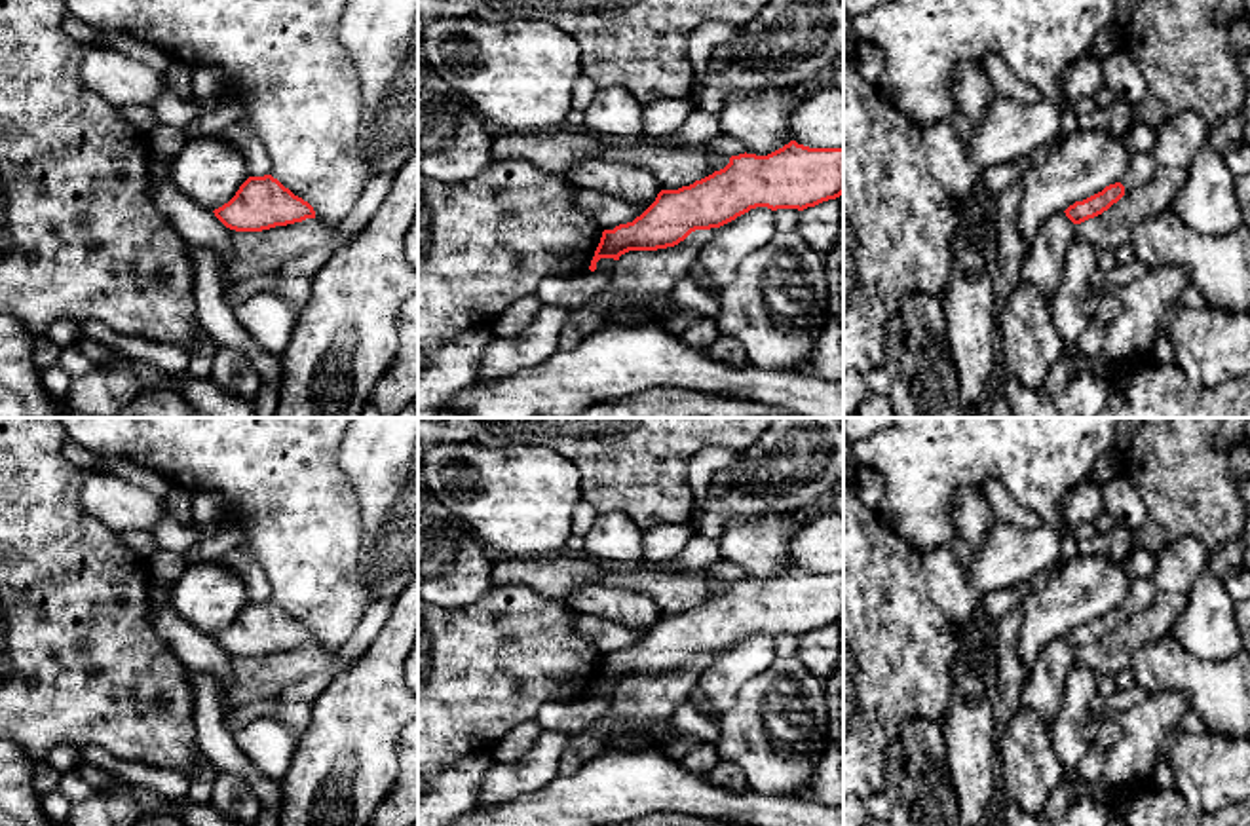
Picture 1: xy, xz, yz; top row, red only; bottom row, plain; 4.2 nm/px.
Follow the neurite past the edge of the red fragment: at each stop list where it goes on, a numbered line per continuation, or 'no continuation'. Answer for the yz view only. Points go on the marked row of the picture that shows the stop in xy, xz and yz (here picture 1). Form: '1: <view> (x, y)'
1: yz (1142, 168)

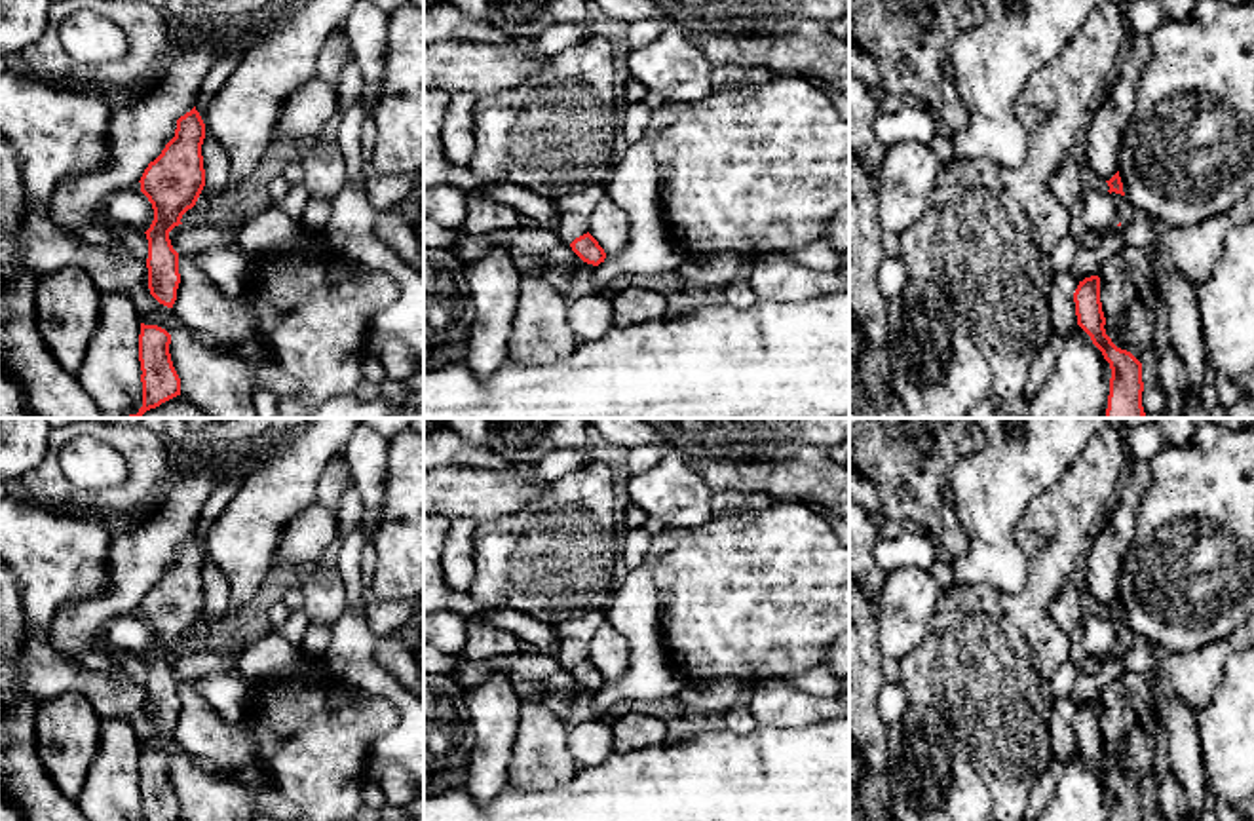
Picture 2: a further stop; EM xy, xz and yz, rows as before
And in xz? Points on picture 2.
no continuation

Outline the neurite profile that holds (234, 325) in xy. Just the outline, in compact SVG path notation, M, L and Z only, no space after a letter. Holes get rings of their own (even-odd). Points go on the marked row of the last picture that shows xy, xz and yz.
M179 257L179 274L173 312L188 329L201 331L220 348L238 353L258 346L260 319L247 296L226 298L190 257Z

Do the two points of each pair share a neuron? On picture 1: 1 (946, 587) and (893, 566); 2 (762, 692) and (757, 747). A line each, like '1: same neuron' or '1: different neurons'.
1: different neurons
2: same neuron

